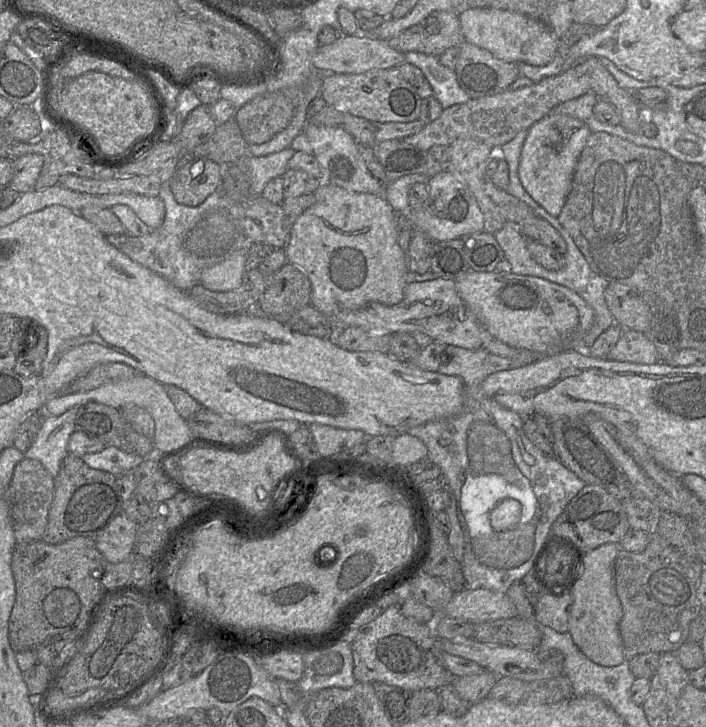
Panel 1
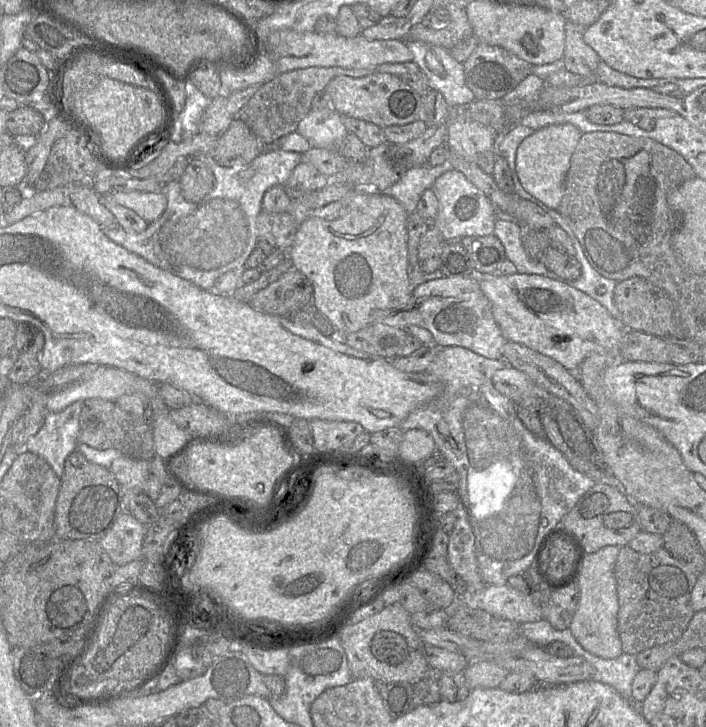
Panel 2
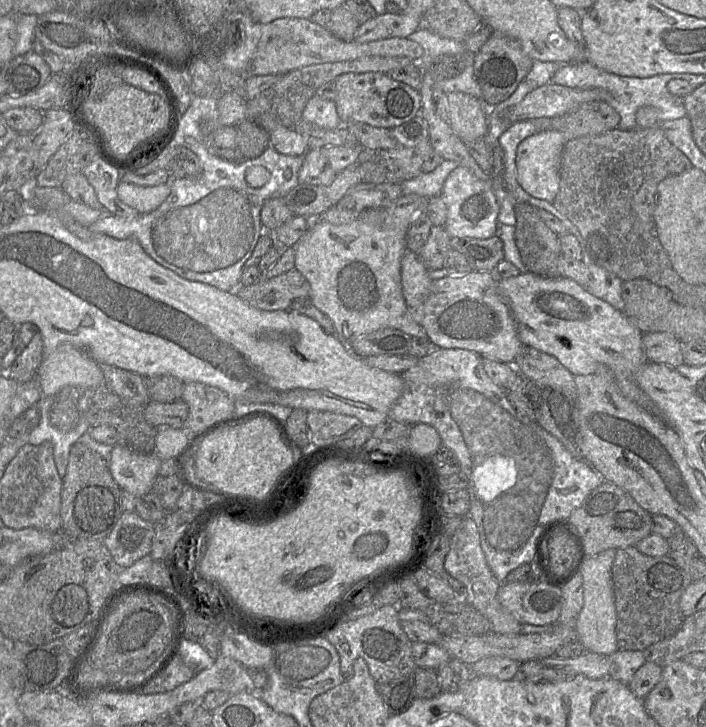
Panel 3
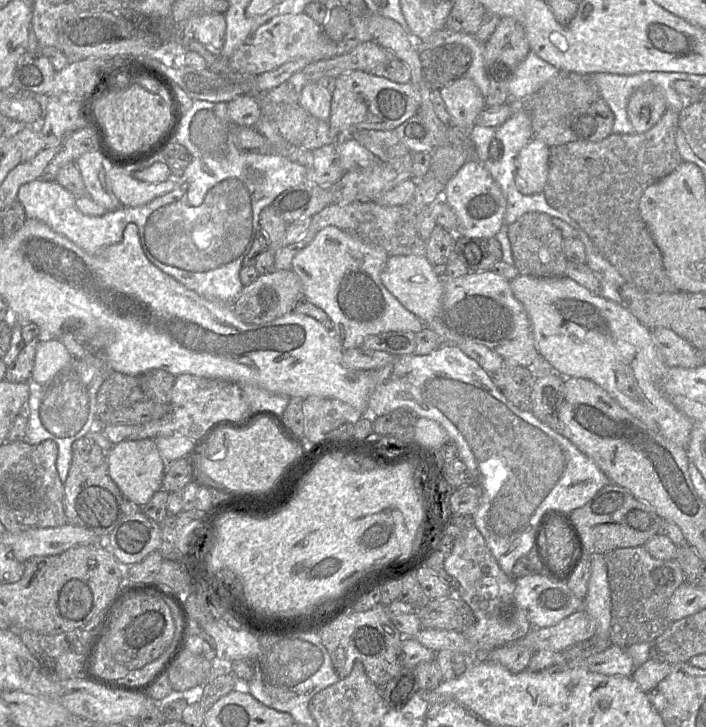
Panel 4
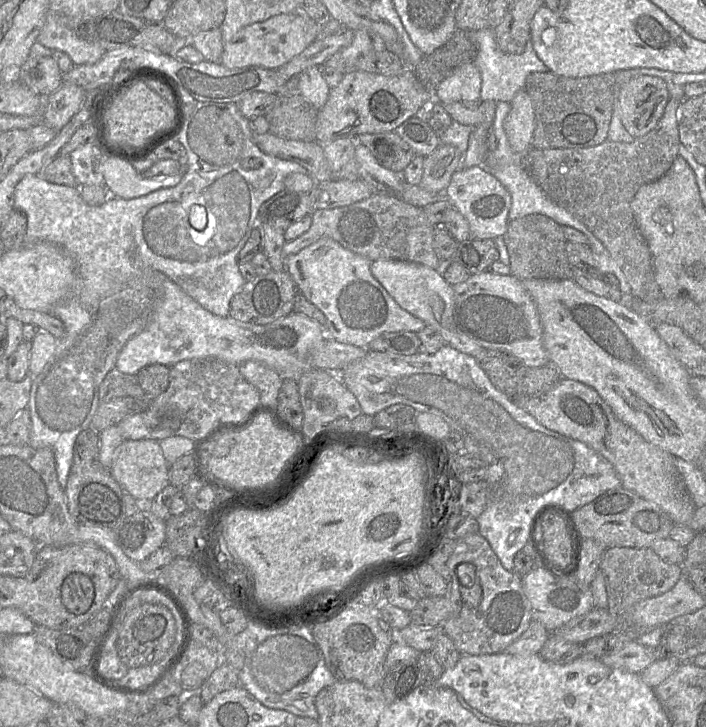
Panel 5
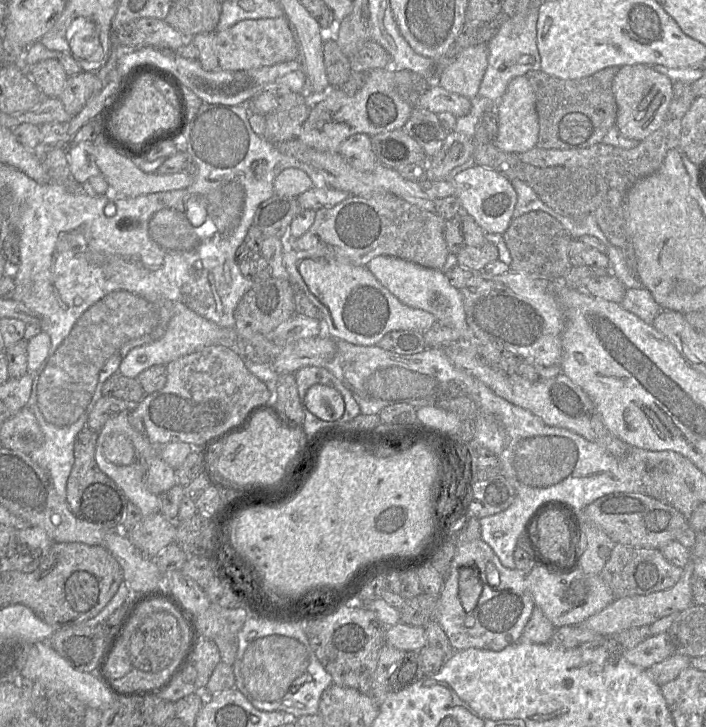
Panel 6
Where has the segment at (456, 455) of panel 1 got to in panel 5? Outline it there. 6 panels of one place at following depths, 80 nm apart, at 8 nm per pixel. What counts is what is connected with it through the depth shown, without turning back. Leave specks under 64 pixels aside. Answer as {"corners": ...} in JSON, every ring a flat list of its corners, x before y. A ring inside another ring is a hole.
{"corners":[[449,345,443,346,434,354,417,352,412,355,401,355,368,350,367,354,363,358,350,363,342,371,334,373,337,373,338,377,343,381,345,386,354,394,361,407,362,413,364,414,375,415,380,410,391,405,405,404,412,406,417,412,429,412,440,416,450,425,452,430,461,433,464,439,465,451,470,454,477,455,485,463,485,467,487,469,487,479,483,481,487,481,488,483,494,485,493,500,487,505,483,513,476,518,479,524,478,533,489,542,501,564,508,571,513,571,514,557,516,553,520,551,527,542,529,542,532,523,542,507,546,505,558,505,567,510,575,511,576,509,594,501,605,492,617,487,622,487,621,479,616,470,603,455,579,440,559,434,541,425,530,413,518,407,508,395,500,391,491,383,487,374,483,368,480,367,479,362,474,357,459,352]]}

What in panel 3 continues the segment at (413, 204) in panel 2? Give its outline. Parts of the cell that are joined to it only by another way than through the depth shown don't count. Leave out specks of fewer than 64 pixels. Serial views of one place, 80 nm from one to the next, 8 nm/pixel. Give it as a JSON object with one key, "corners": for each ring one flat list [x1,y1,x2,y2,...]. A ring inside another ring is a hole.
{"corners":[[443,159,433,171,420,173,412,179,401,182,403,195,417,194,424,198,440,196,446,178,457,167,456,162]]}

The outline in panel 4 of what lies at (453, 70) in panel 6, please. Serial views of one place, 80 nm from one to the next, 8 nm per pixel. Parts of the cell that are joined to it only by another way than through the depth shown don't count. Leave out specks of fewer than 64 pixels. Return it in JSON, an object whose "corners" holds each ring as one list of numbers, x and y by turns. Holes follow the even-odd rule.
{"corners":[[465,76,440,89,440,94,450,116,449,125,464,131,470,131,478,115,486,108,481,91,471,79]]}

